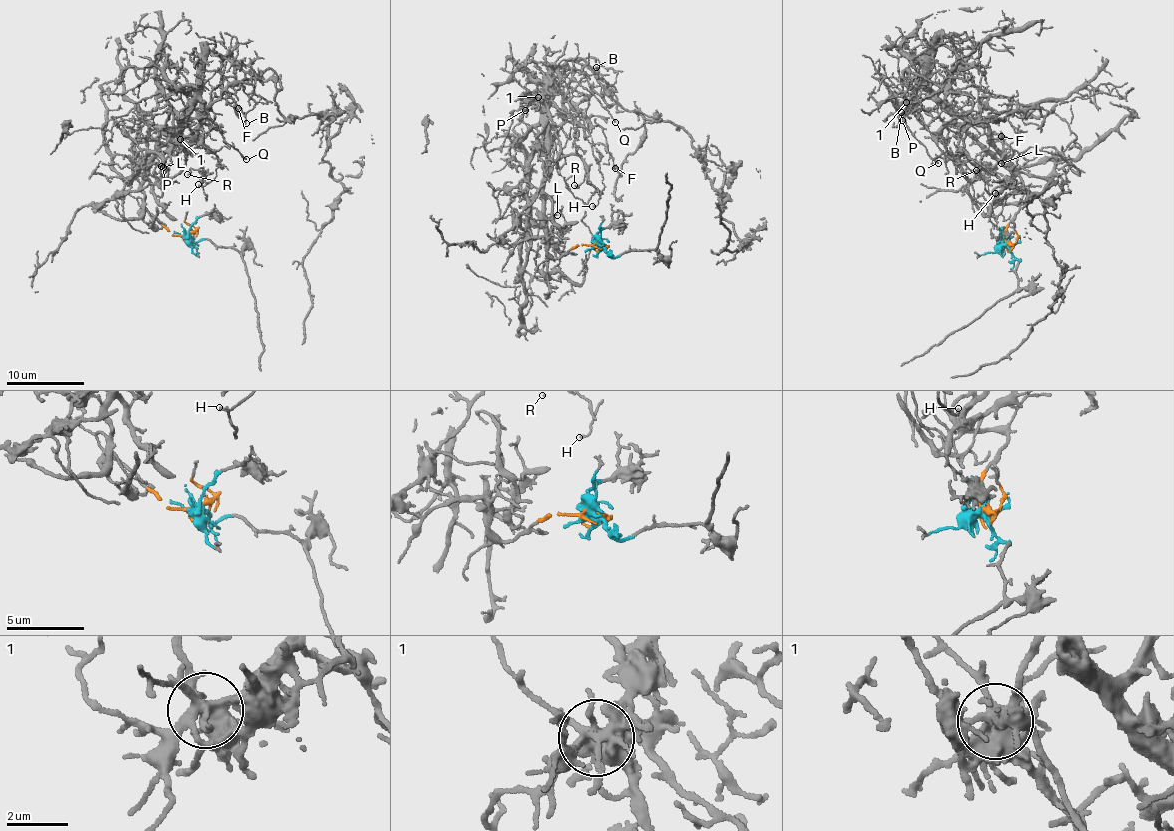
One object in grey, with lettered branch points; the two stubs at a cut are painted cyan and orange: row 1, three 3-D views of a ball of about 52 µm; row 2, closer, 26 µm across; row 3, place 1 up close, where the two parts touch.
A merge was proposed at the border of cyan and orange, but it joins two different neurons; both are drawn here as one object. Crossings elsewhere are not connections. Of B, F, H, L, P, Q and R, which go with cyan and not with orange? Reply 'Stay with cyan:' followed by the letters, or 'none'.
Stay with cyan: none

